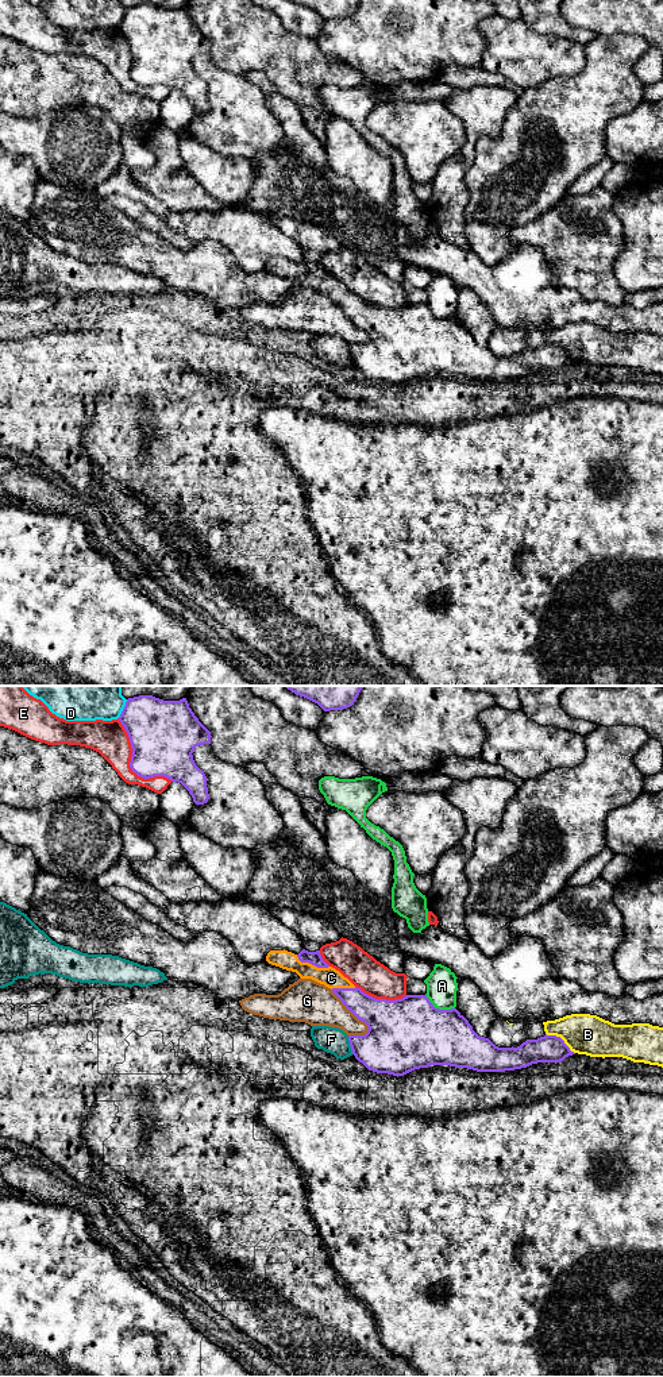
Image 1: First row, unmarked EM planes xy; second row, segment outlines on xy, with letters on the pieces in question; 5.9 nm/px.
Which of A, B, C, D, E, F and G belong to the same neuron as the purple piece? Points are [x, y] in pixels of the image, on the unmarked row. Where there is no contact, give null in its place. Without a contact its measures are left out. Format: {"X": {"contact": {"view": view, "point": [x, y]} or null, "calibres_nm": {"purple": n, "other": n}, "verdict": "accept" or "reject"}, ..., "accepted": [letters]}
{"A": {"contact": {"view": "xy", "point": [438, 317]}, "calibres_nm": {"purple": 440, "other": 180}, "verdict": "reject"}, "B": {"contact": {"view": "xy", "point": [561, 347]}, "calibres_nm": {"purple": 160, "other": 240}, "verdict": "reject"}, "C": {"contact": {"view": "xy", "point": [312, 273]}, "calibres_nm": {"purple": 80, "other": 120}, "verdict": "accept"}, "D": {"contact": {"view": "xy", "point": [123, 18]}, "calibres_nm": {"purple": 360, "other": 180}, "verdict": "reject"}, "E": {"contact": {"view": "xy", "point": [130, 73]}, "calibres_nm": {"purple": 380, "other": 220}, "verdict": "reject"}, "F": {"contact": {"view": "xy", "point": [350, 354]}, "calibres_nm": {"purple": 340, "other": 160}, "verdict": "reject"}, "G": {"contact": {"view": "xy", "point": [353, 321]}, "calibres_nm": {"purple": 280, "other": 260}, "verdict": "reject"}, "accepted": ["C"]}

